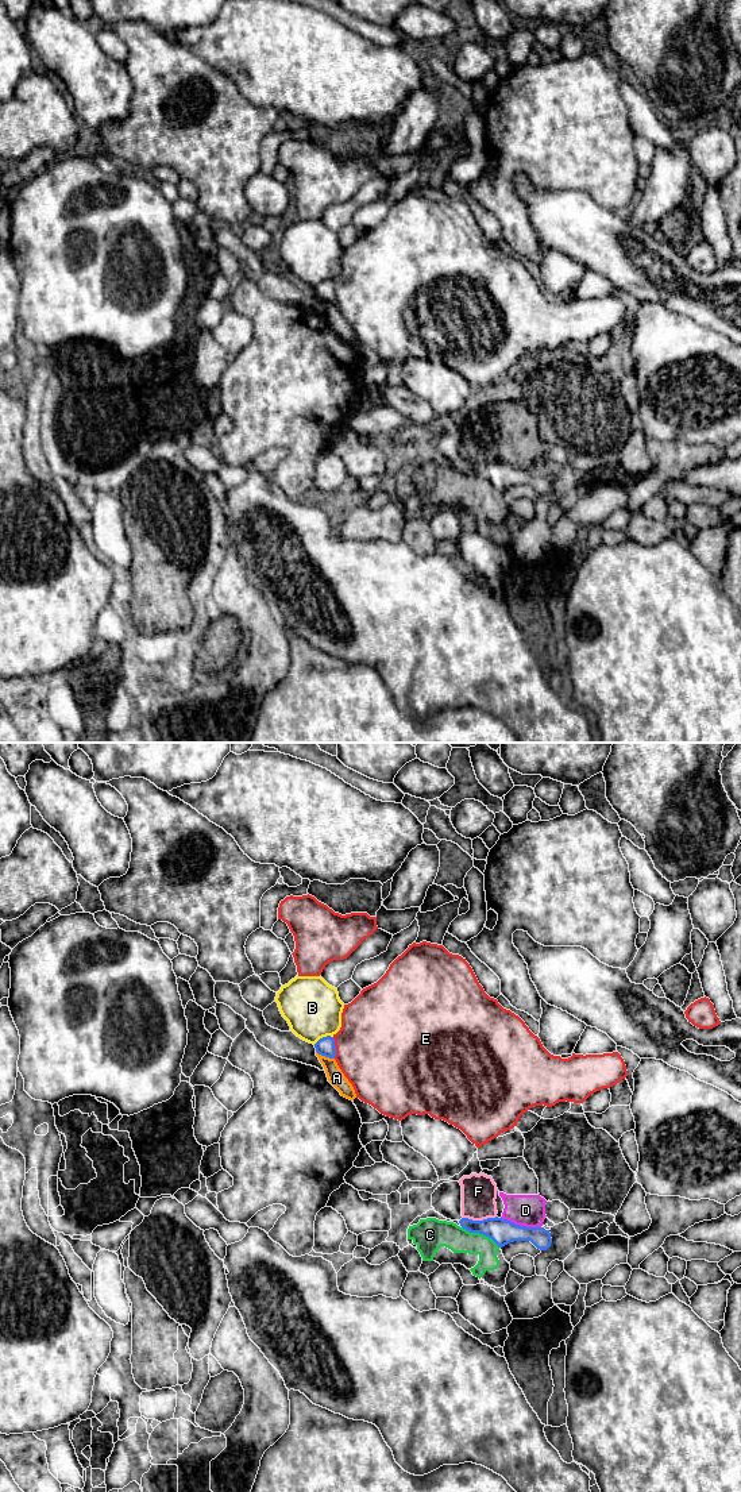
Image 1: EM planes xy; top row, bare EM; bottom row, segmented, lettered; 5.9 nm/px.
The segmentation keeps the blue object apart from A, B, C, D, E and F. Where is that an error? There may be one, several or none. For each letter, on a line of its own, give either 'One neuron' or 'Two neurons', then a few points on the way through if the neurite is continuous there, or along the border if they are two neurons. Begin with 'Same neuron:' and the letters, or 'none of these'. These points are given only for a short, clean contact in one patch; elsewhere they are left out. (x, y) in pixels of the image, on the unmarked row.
Same neuron: none of these
A: Two neurons
B: Two neurons
C: Two neurons. Boundary: xy (462, 470), (470, 475), (478, 475), (490, 481), (500, 490)
D: Two neurons. Boundary: xy (501, 461), (520, 469), (540, 471)
E: Two neurons
F: Two neurons. Boundary: xy (496, 459), (482, 463), (463, 462)

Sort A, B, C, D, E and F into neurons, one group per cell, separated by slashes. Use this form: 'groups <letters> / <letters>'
groups A / B / C / D F / E

